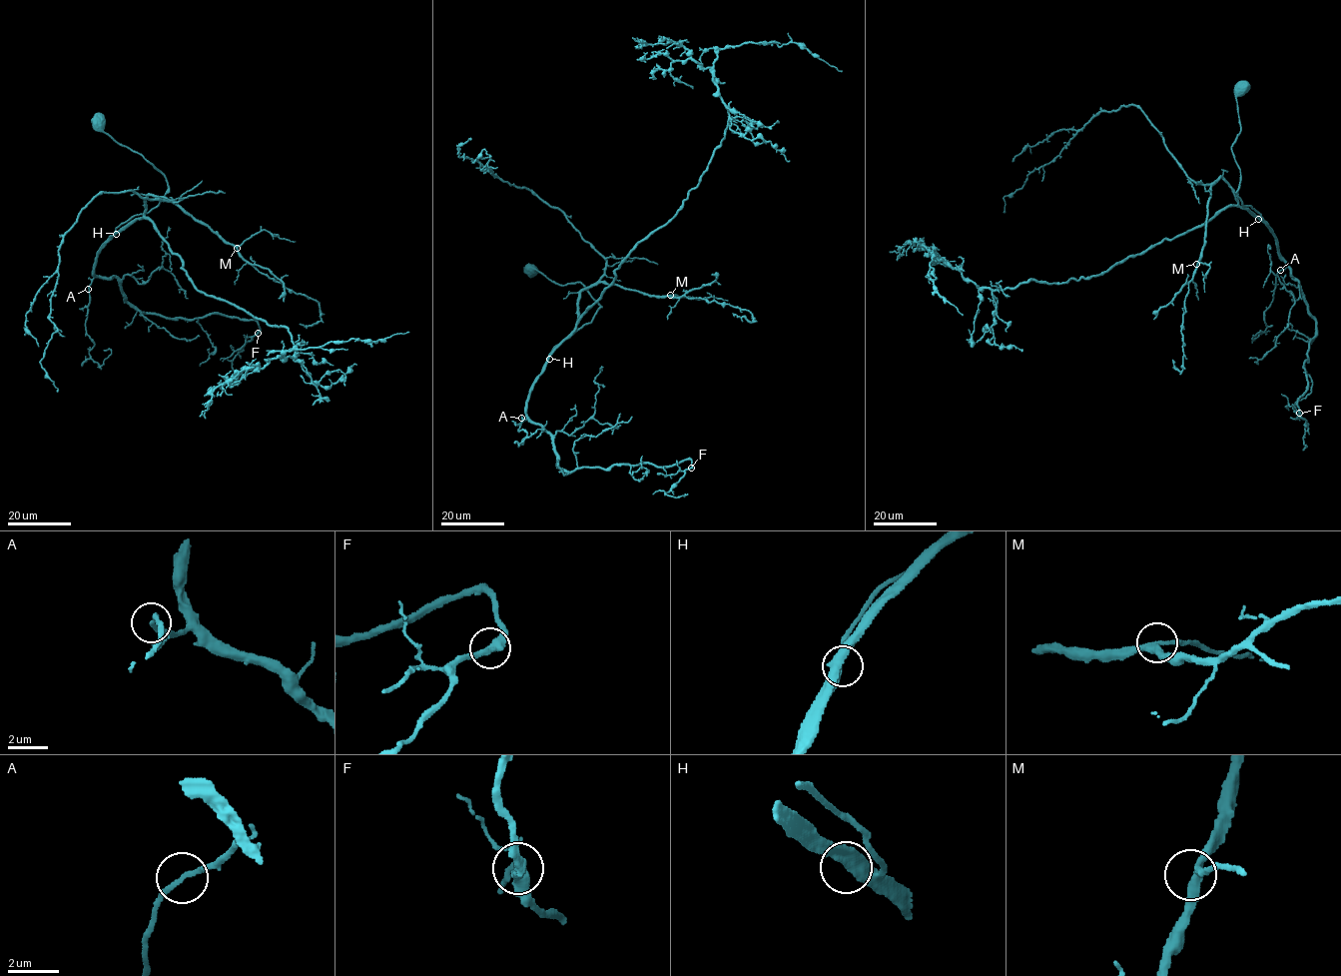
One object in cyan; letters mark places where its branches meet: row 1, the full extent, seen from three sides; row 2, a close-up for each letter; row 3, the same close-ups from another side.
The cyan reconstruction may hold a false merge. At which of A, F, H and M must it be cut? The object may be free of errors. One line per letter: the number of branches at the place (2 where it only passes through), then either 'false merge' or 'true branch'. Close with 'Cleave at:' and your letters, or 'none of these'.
A: 2 branches meet; true branch
F: 2 branches meet; true branch
H: 2 branches meet; true branch
M: 3 branches meet; true branch
Cleave at: none of these

